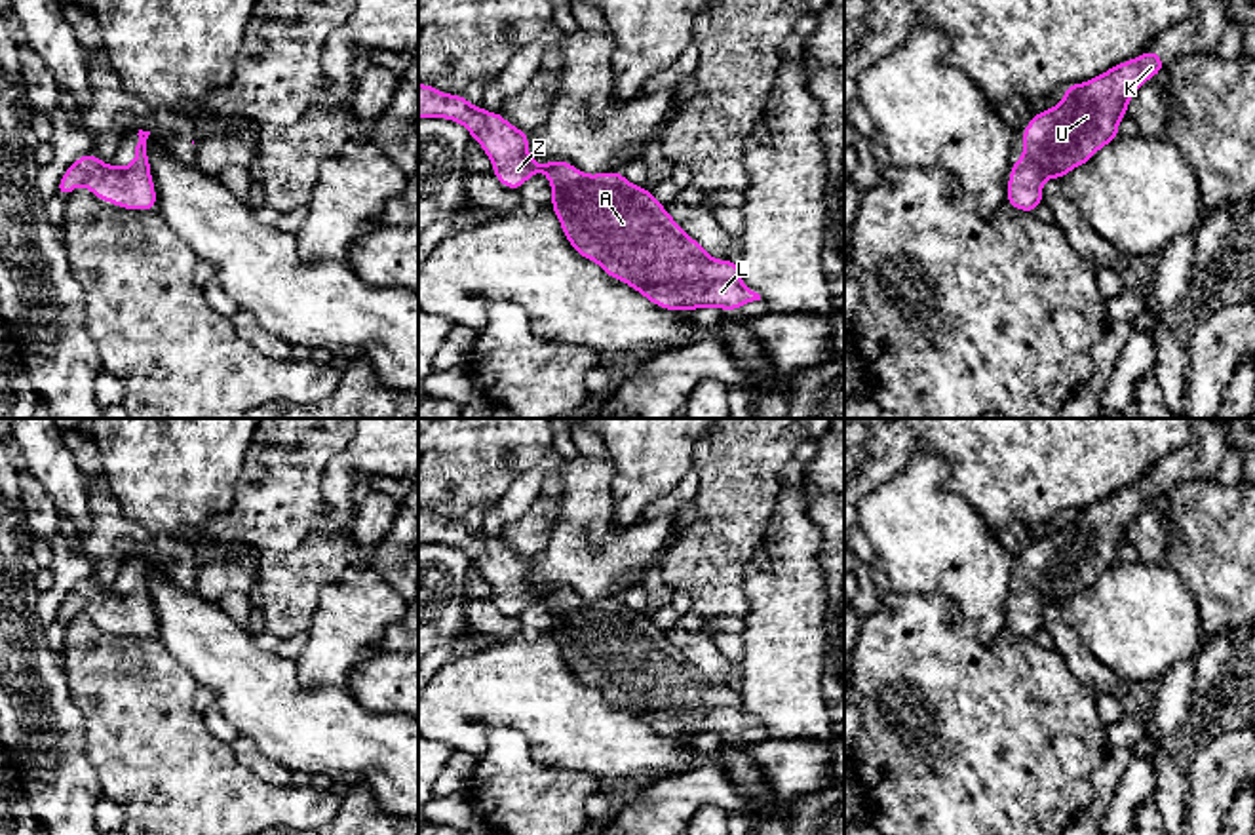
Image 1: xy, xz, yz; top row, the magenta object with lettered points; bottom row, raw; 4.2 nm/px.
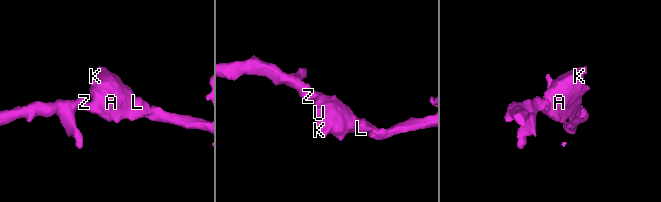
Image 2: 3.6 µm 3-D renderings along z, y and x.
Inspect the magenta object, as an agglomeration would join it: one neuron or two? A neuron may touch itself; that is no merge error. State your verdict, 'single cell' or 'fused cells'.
single cell

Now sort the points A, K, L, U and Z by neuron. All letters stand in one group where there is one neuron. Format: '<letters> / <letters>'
A K L U Z

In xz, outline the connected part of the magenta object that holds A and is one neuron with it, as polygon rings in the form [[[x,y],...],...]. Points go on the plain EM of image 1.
[[[418,510],[418,544],[462,550],[492,586],[492,601],[519,616],[538,597],[551,611],[551,635],[572,675],[597,689],[607,702],[631,711],[664,736],[705,732],[738,736],[761,727],[742,709],[742,692],[715,687],[673,647],[650,616],[626,607],[622,597],[586,601],[570,588],[538,590],[529,584],[529,559],[500,538],[472,533],[466,521]]]

